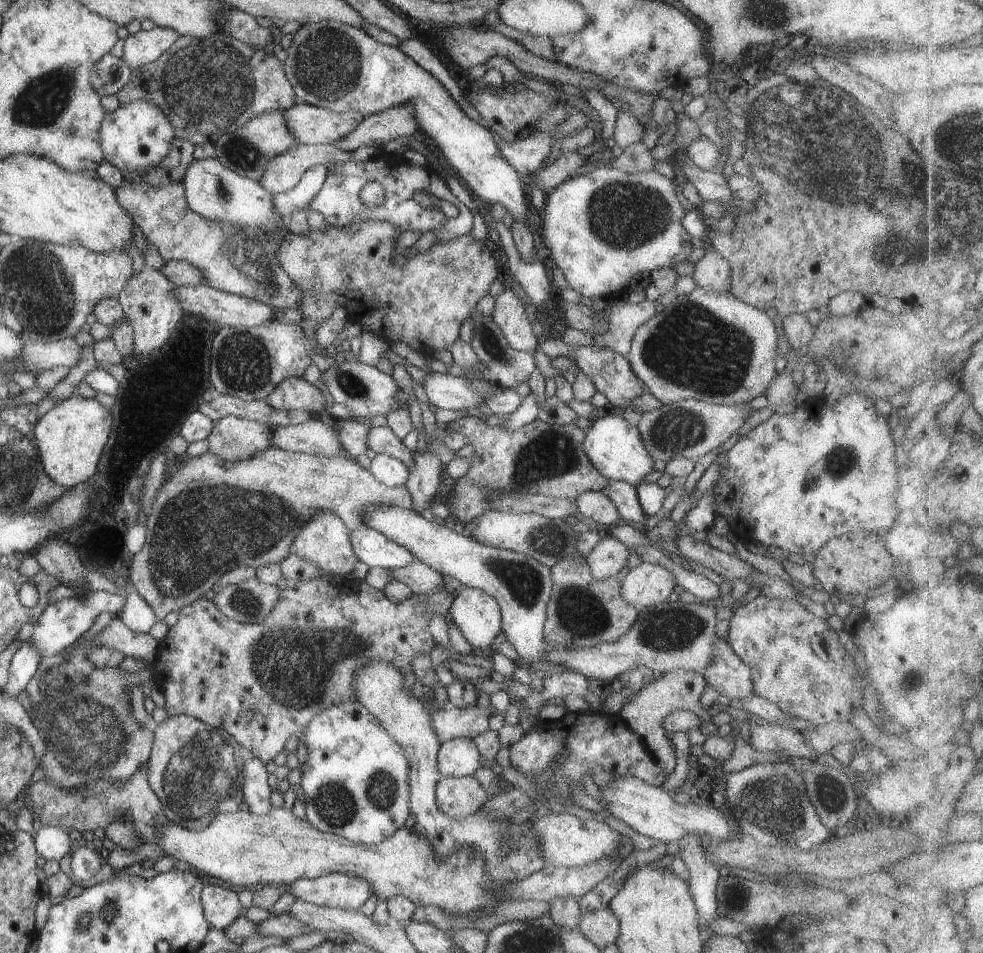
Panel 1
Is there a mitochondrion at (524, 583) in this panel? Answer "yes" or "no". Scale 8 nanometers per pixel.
yes

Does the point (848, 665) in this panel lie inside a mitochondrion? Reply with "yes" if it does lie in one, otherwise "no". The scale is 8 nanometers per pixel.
no

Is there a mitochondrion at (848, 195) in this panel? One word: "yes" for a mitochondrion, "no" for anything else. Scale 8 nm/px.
yes

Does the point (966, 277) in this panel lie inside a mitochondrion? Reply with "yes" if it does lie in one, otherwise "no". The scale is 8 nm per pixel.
no

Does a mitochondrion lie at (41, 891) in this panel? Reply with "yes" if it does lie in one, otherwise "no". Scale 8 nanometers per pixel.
no

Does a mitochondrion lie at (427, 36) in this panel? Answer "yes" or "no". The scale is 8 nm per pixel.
no

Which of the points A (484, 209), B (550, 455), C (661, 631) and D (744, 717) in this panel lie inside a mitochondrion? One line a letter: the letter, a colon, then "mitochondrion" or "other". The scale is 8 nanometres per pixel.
A: other
B: mitochondrion
C: mitochondrion
D: other

